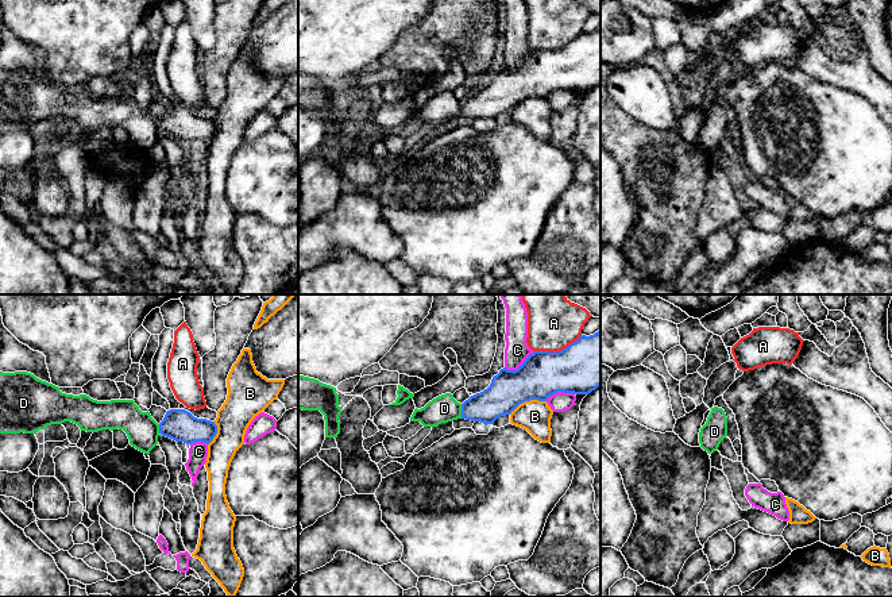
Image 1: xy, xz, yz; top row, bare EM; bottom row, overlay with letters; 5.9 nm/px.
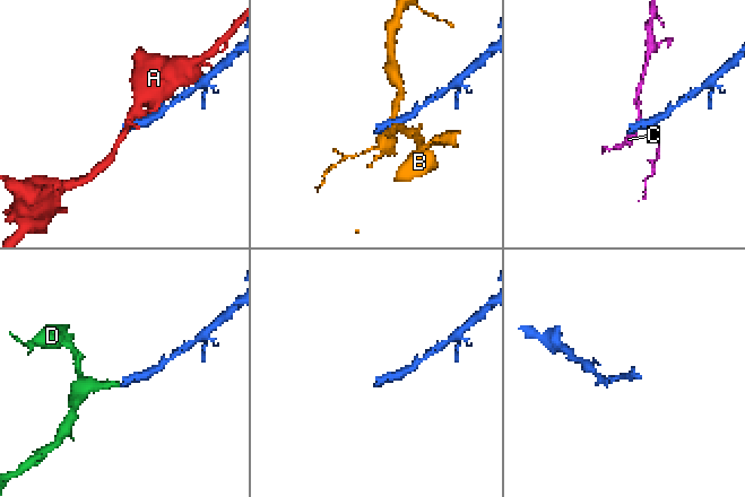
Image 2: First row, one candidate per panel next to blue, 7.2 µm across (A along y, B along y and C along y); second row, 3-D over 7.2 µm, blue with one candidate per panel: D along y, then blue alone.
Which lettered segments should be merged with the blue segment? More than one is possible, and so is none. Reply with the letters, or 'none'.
D

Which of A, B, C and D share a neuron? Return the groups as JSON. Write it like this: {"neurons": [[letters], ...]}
{"neurons": [["A"], ["B"], ["C"], ["D"]]}

